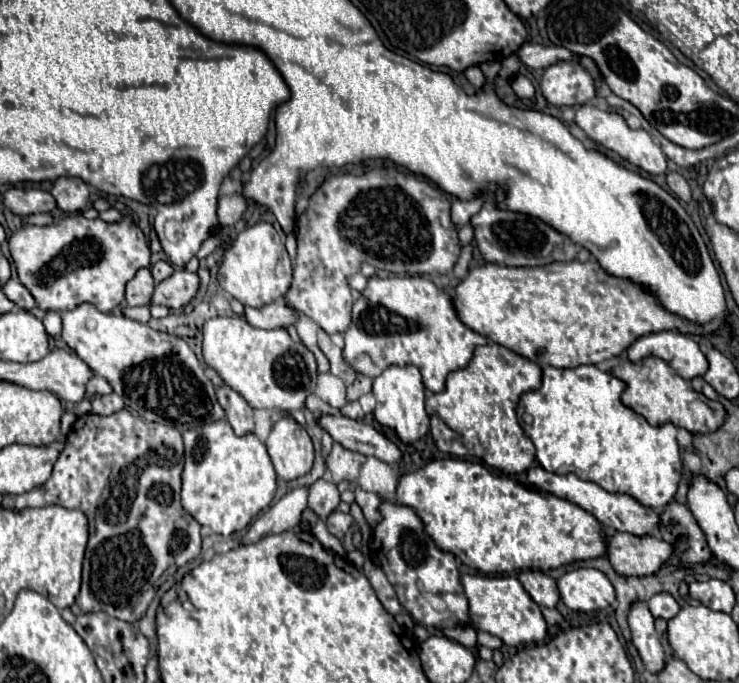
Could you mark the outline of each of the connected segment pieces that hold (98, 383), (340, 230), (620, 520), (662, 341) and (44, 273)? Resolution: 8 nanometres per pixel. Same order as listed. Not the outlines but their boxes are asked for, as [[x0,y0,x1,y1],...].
[[86,376,110,396],[282,170,460,334],[526,466,660,536],[628,330,706,380],[8,214,150,312]]

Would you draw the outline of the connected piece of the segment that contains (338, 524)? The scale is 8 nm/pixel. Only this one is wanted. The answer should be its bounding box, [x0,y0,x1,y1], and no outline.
[326,510,352,538]

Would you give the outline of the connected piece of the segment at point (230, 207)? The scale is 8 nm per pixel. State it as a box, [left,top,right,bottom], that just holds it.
[218,194,248,226]

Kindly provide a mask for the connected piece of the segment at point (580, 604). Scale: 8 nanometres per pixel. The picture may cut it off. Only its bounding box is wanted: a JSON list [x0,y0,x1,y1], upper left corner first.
[558,568,616,612]

